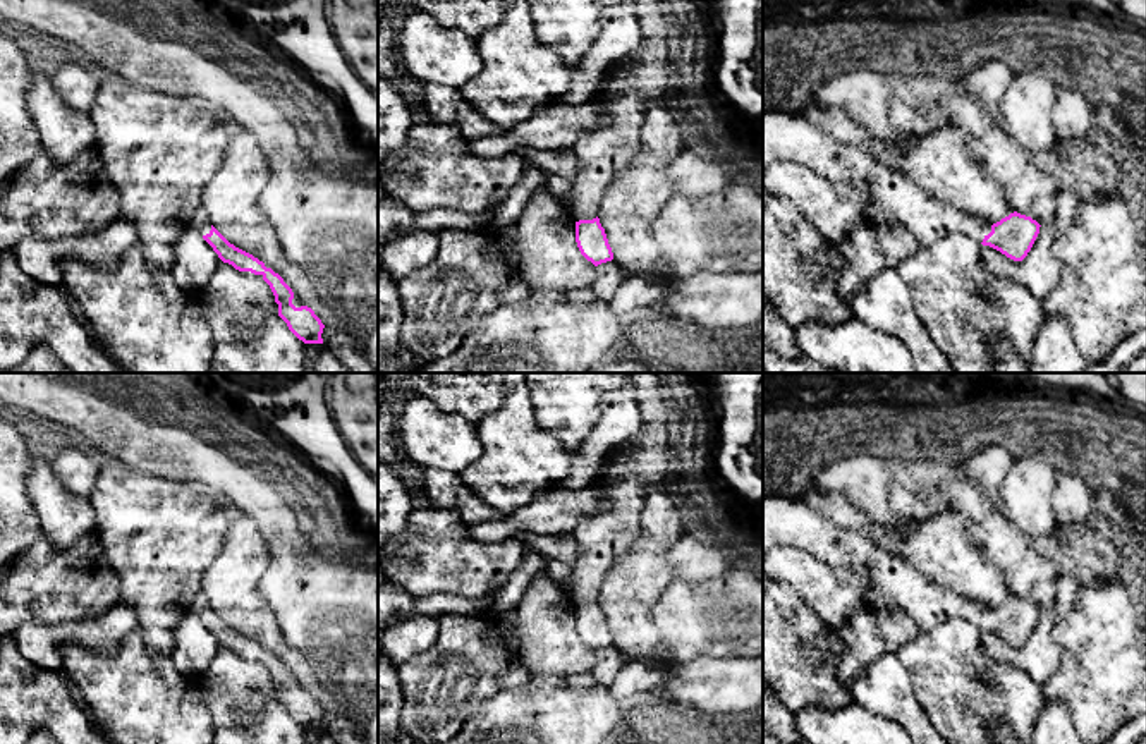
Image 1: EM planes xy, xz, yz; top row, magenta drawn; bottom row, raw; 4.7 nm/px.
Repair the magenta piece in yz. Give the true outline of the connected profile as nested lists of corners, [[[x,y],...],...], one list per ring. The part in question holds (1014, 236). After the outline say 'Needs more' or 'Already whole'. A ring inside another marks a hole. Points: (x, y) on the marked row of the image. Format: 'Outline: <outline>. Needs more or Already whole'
Outline: [[[768,110],[763,112],[763,174],[777,160],[799,162],[830,182],[864,182],[873,225],[900,223],[919,246],[933,244],[950,232],[962,232],[1014,261],[1022,261],[1039,234],[1041,225],[1017,211],[993,225],[971,216],[938,201],[871,153],[821,132],[802,115]]]. Needs more

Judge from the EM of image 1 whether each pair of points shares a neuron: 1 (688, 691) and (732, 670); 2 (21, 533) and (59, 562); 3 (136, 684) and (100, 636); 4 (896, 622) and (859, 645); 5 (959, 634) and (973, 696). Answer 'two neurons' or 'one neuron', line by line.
1: one neuron
2: two neurons
3: two neurons
4: one neuron
5: one neuron

